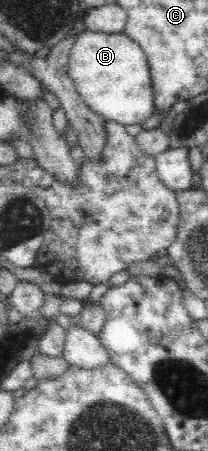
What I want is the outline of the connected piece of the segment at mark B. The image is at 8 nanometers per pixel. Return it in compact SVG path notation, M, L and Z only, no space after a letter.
M80 32L72 46L68 70L83 103L105 120L125 126L142 125L156 112L148 59L142 47L125 32Z

